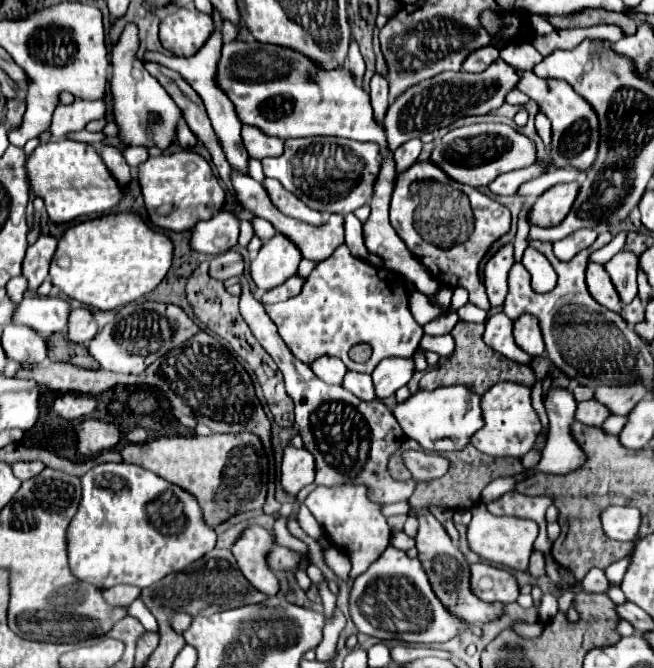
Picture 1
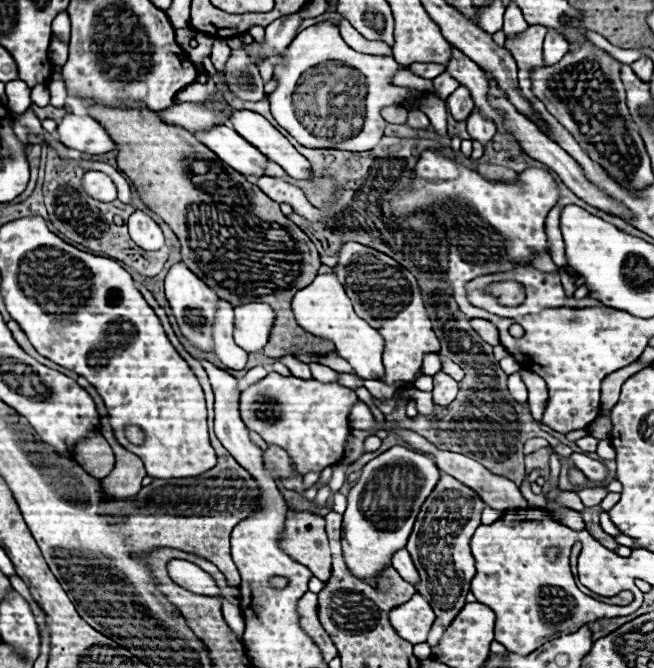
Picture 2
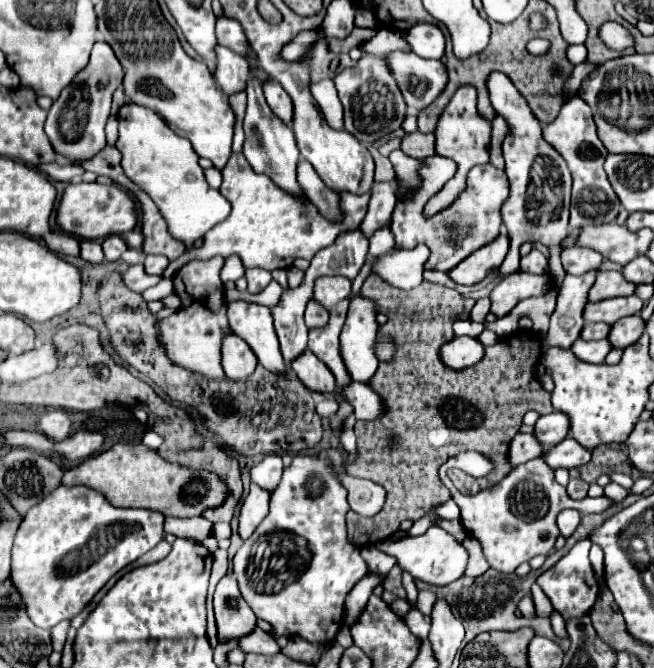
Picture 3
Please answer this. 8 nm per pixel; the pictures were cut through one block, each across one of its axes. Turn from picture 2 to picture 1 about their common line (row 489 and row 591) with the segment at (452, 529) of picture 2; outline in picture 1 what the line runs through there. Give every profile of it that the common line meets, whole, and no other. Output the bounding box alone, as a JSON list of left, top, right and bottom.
[414,508,504,624]

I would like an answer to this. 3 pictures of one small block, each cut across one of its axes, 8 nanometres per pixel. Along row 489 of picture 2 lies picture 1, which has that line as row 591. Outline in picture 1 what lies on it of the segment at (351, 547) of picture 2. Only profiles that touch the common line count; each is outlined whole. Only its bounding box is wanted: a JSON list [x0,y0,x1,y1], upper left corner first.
[350,546,480,644]

